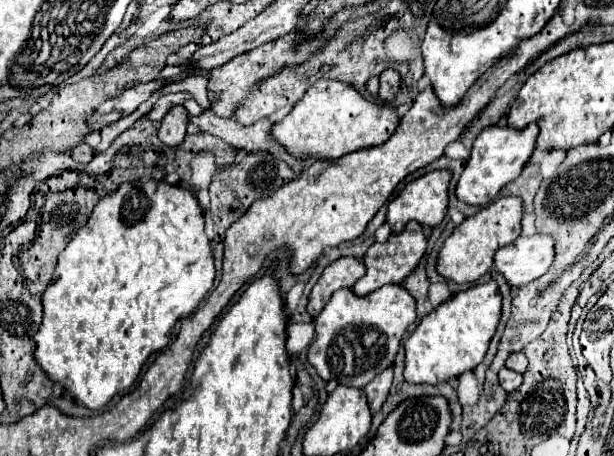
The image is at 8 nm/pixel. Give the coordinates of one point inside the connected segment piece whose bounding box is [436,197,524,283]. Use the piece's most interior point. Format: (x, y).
(467, 254)

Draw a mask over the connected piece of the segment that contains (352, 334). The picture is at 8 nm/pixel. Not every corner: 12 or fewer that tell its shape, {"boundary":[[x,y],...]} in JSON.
{"boundary":[[402,285],[338,289],[314,319],[308,361],[364,387],[416,319]]}

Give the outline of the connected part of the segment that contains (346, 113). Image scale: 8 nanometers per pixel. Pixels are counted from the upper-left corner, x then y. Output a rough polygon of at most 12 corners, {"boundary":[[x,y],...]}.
{"boundary":[[320,79],[272,135],[296,157],[388,141],[396,105]]}

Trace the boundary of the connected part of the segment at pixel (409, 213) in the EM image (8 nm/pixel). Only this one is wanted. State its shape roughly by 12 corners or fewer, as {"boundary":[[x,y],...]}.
{"boundary":[[430,171],[390,201],[386,221],[436,227],[448,209],[450,171]]}

